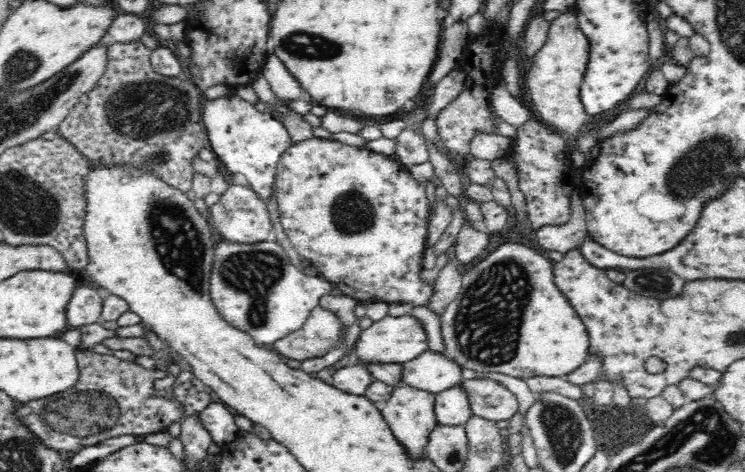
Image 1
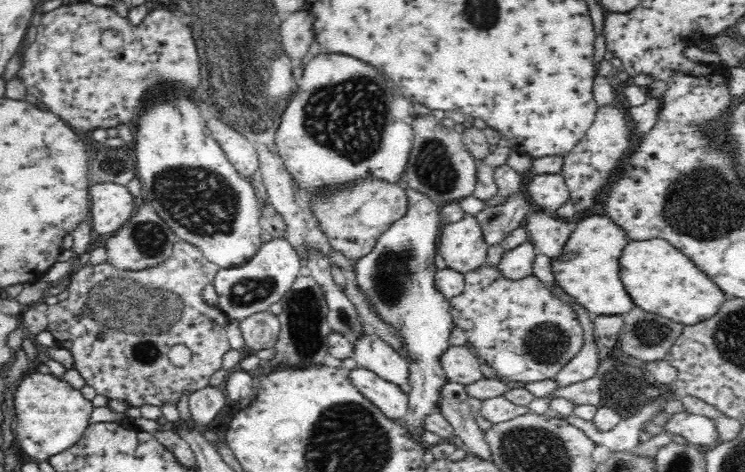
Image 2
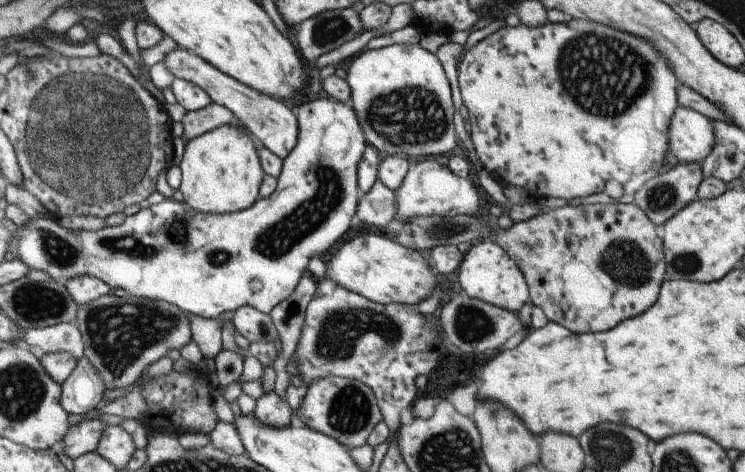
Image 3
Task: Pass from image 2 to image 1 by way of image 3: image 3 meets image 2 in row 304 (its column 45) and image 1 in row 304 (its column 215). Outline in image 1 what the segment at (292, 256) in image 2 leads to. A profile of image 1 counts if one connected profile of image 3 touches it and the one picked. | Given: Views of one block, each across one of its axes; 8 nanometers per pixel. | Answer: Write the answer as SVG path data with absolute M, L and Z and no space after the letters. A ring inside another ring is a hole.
M216 238L214 246L214 264L212 266L212 272L210 276L209 284L209 295L212 302L215 304L216 310L221 314L222 318L230 323L234 328L246 331L254 339L254 342L263 346L266 344L273 344L281 338L287 337L290 333L296 332L303 327L306 319L309 317L310 312L313 308L319 305L319 300L322 295L333 294L333 290L336 289L335 285L332 284L329 279L323 278L321 275L317 274L315 276L308 276L306 273L302 273L292 262L290 258L286 256L284 249L274 242L254 242L254 243L238 243L232 241L226 241L223 239Z

